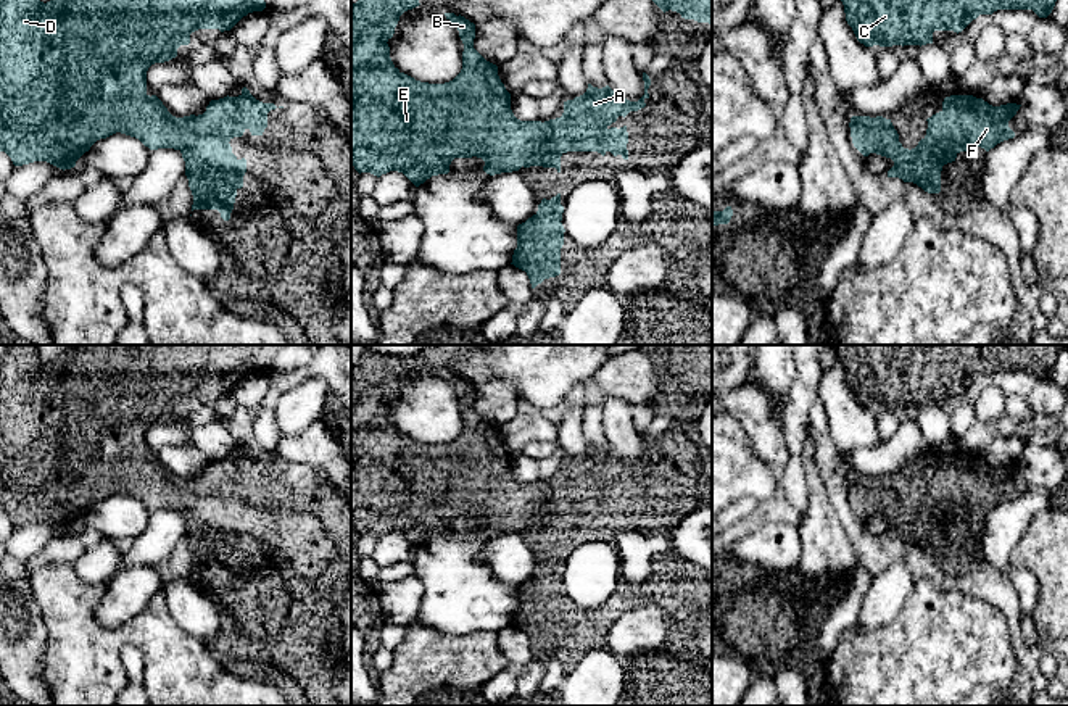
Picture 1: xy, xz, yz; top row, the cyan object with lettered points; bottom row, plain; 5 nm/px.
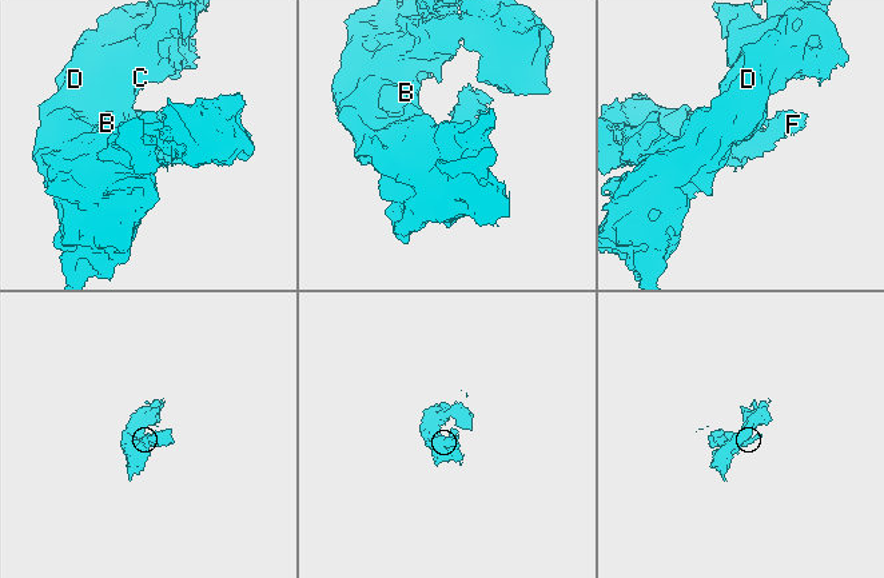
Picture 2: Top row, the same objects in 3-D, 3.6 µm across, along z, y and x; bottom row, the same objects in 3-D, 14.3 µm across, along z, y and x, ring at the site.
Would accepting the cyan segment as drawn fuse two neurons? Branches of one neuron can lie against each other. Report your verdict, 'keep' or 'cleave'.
keep

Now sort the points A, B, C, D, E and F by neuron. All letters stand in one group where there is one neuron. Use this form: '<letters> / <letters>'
A B C D E F

